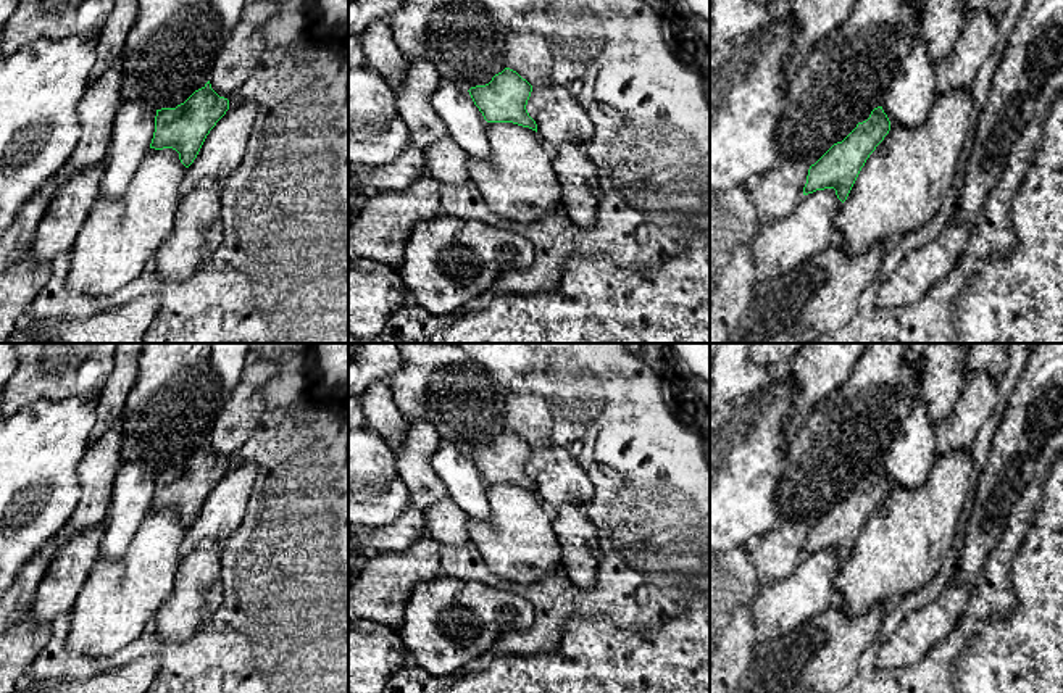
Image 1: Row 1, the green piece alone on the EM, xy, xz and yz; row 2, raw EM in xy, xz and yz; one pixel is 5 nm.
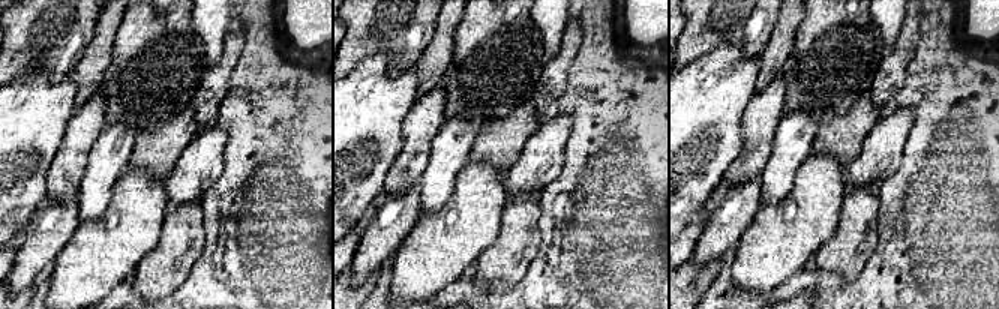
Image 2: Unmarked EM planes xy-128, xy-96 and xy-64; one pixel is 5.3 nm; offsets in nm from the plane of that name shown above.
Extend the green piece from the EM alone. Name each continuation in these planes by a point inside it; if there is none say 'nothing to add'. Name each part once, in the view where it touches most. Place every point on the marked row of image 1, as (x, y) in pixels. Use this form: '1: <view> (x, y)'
nothing to add

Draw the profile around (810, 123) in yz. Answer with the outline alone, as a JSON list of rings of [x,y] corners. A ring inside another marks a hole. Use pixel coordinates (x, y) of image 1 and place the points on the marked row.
[[[857,0],[847,21],[797,63],[779,118],[779,158],[815,164],[881,106],[918,35],[918,0]]]

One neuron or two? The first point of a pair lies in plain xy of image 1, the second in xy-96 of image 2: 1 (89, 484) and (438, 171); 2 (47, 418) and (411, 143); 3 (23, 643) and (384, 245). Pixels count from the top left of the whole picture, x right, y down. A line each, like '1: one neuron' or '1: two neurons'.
1: two neurons
2: two neurons
3: two neurons

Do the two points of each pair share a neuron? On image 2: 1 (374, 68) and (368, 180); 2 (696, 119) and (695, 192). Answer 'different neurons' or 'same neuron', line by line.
1: same neuron
2: same neuron

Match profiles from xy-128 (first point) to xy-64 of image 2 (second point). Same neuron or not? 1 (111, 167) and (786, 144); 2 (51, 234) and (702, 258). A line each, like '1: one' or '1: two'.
1: one
2: one

